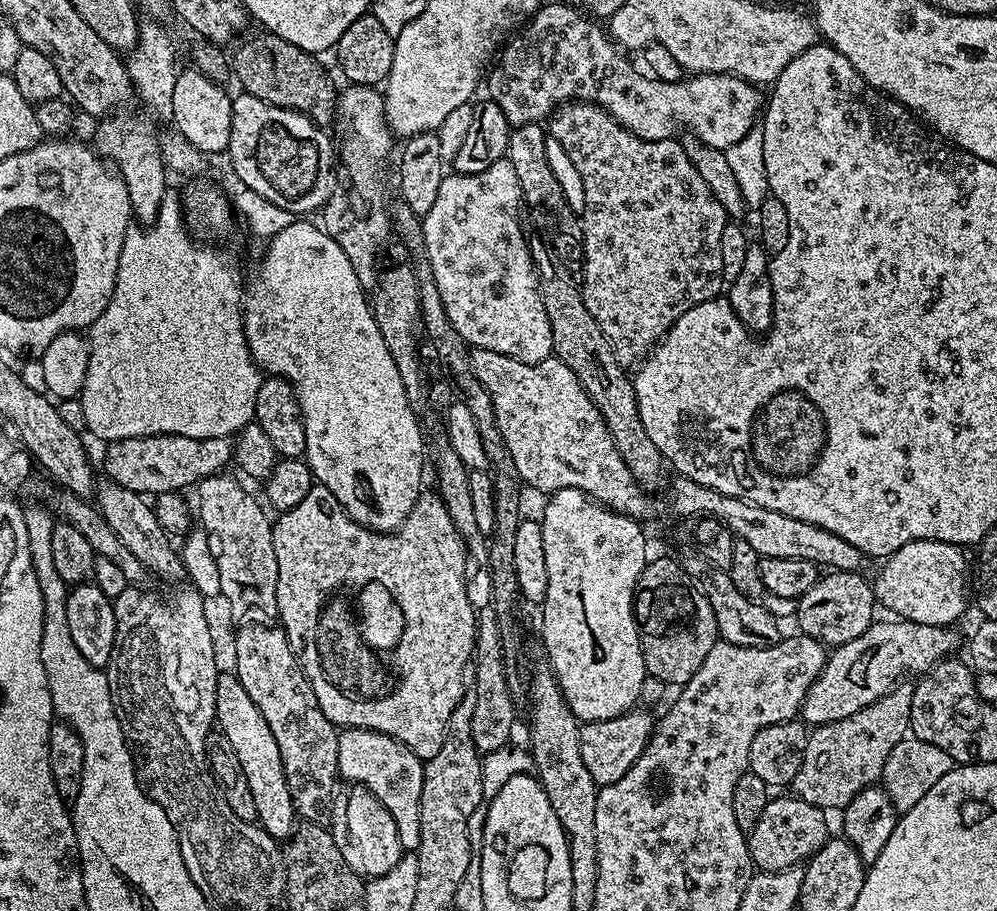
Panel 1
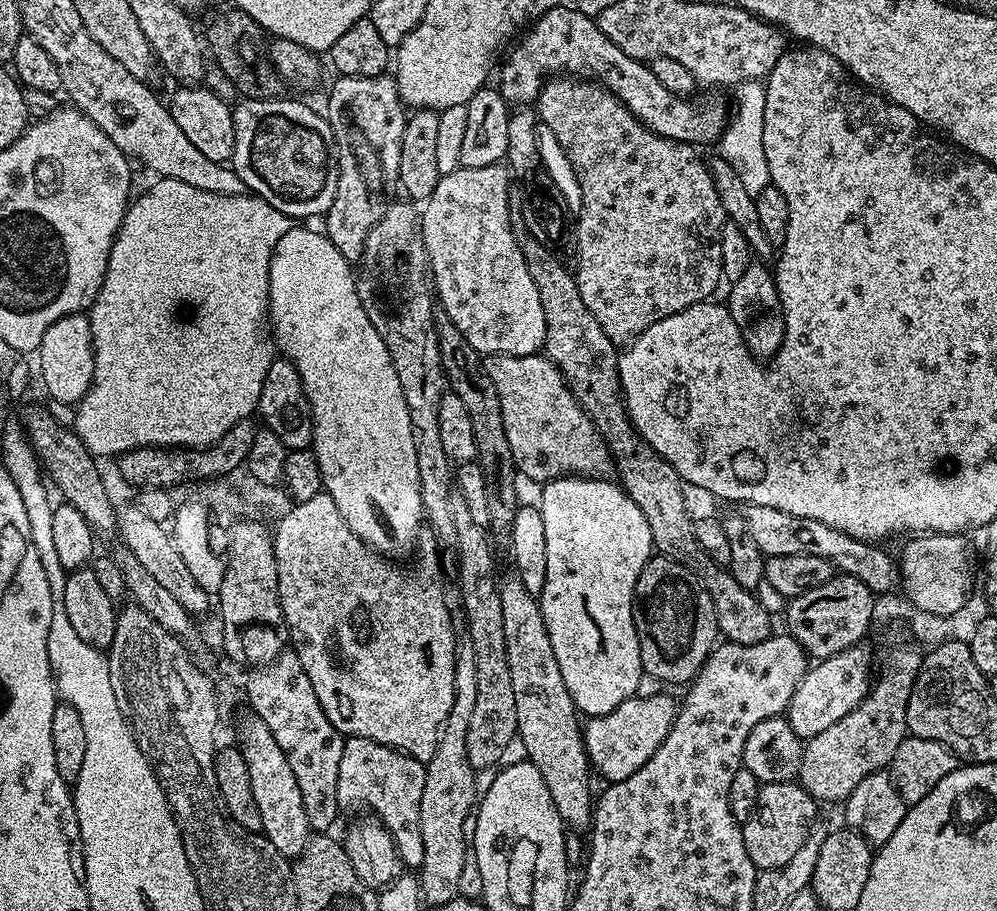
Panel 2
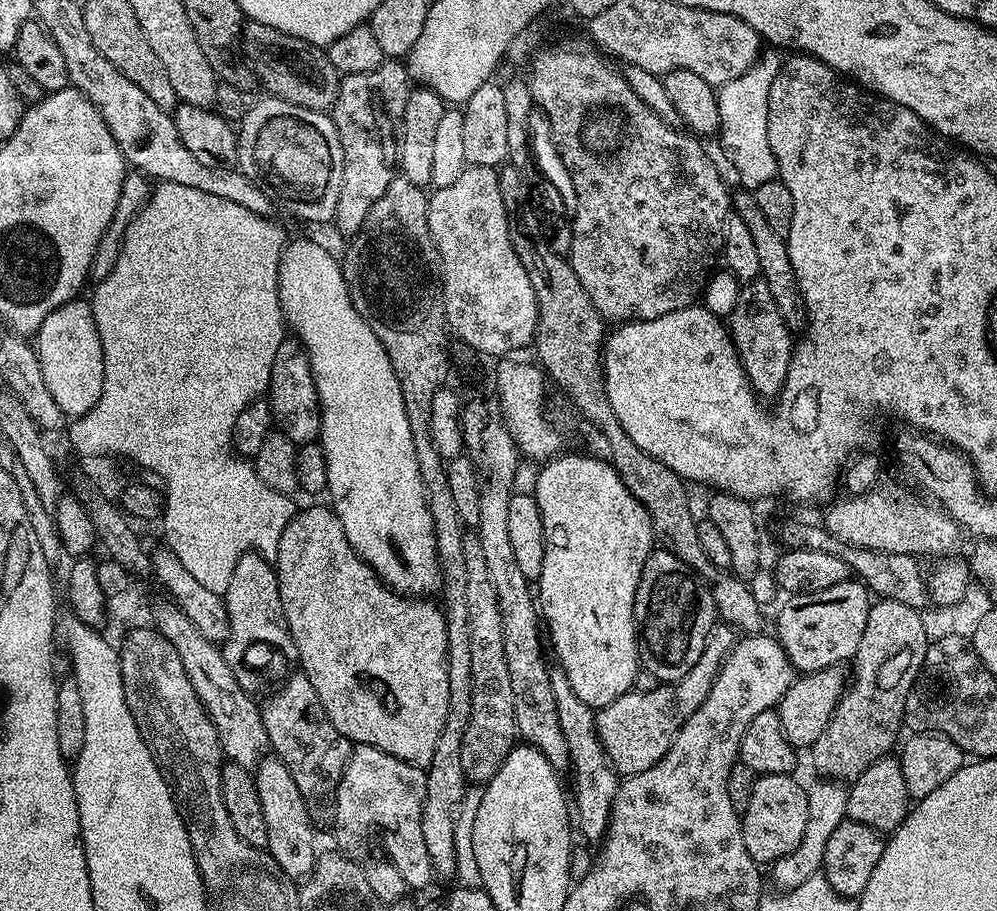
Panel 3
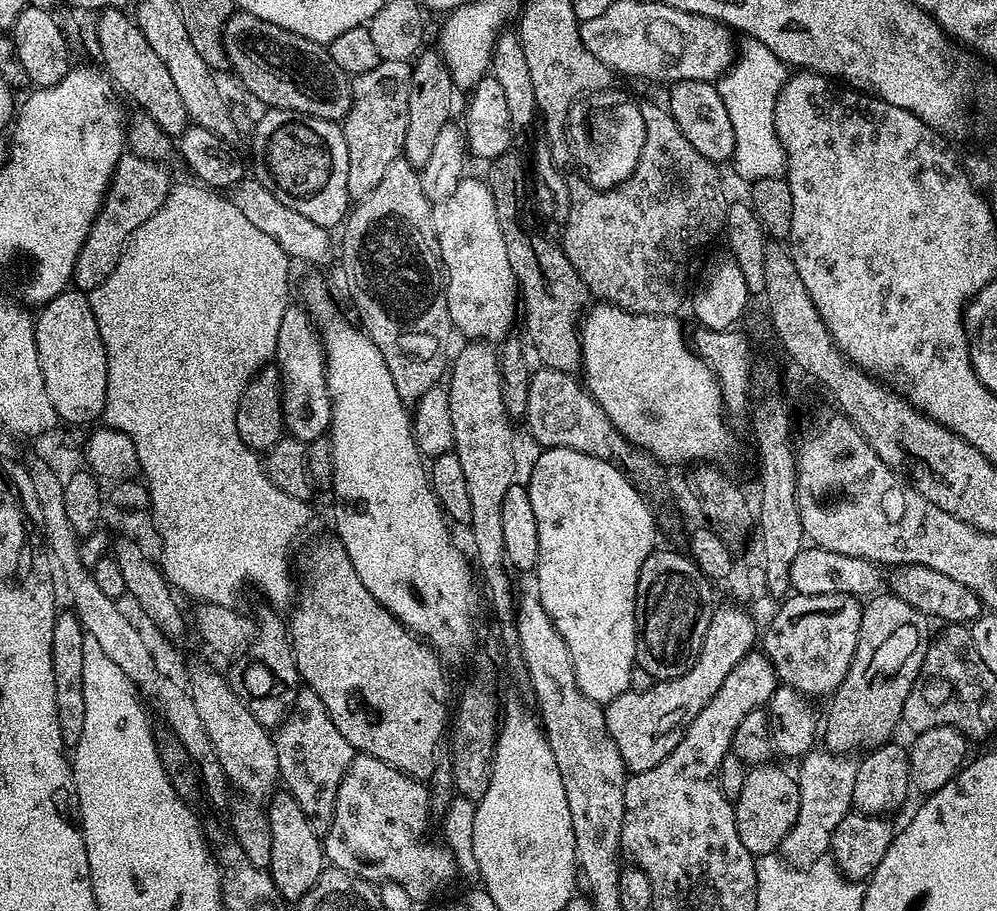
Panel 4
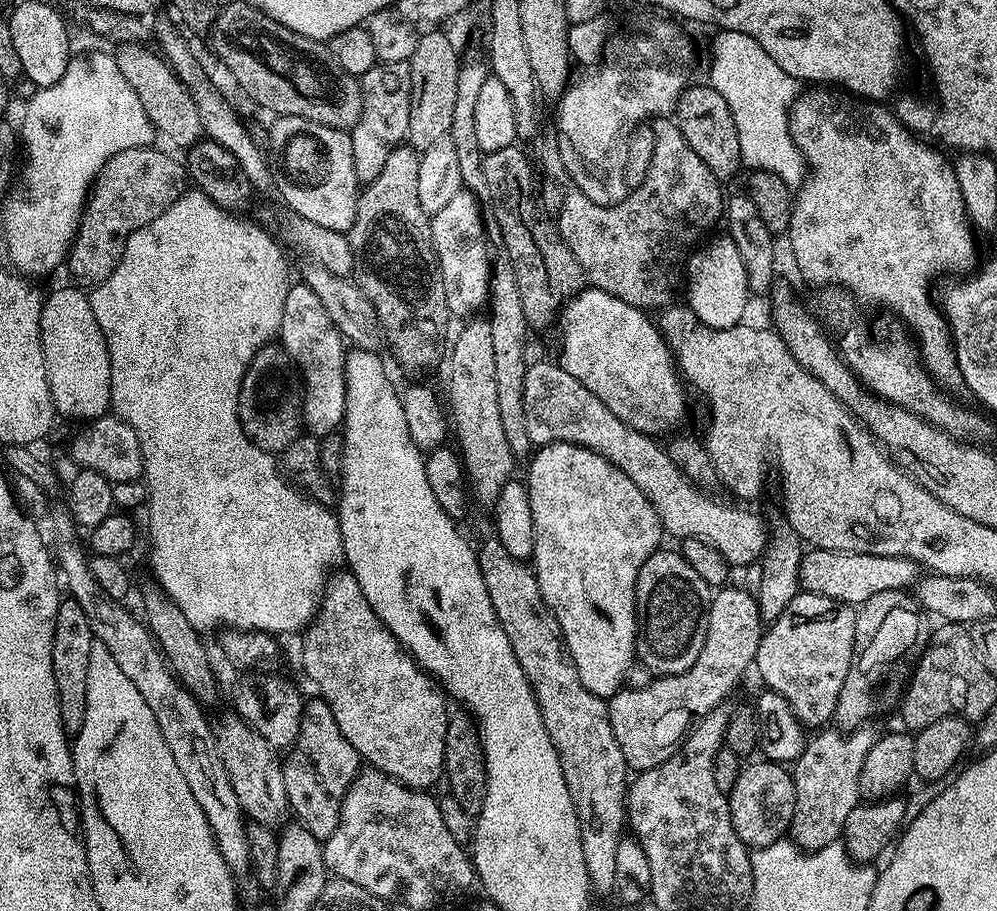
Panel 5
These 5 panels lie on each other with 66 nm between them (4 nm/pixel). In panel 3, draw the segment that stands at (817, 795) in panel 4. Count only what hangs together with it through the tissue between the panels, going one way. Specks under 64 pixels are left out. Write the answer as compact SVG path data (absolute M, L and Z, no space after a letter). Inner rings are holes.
M827 778L819 781L813 788L807 789L808 817L806 818L806 834L802 834L802 842L794 846L790 854L778 858L770 866L772 880L777 884L780 892L789 892L810 877L817 875L823 869L826 842L830 842L830 834L838 830L838 826L846 819L848 814L848 788L843 783Z

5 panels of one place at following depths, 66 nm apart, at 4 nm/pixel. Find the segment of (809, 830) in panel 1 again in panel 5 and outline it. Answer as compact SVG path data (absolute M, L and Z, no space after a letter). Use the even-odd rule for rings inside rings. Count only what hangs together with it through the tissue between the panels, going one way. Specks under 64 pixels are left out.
M763 758L757 764L745 763L738 774L738 782L726 793L730 822L734 822L734 834L742 838L749 849L765 848L789 835L796 809L796 791L792 772L785 765Z

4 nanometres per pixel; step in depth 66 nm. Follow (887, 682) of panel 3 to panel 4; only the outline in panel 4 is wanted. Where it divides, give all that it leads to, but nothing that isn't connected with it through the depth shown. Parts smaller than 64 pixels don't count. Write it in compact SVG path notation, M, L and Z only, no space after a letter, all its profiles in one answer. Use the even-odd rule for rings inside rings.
M873 595L863 605L858 646L850 670L827 701L828 717L822 720L822 744L824 740L823 747L829 752L863 753L889 743L895 737L892 735L896 727L901 727L904 703L926 658L930 643L929 617L914 610L910 602L902 602L902 598L880 595Z

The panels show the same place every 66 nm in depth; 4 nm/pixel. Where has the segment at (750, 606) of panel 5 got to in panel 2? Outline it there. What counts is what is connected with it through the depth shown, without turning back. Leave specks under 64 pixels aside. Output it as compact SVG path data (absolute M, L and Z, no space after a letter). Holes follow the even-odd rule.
M668 694L652 698L631 696L622 706L614 706L610 714L590 716L583 721L584 749L588 755L589 765L605 776L608 784L617 784L630 774L642 770L650 758L654 758L654 750L662 746L666 734L670 734L670 726L674 726L674 718L678 711L677 701L672 701Z

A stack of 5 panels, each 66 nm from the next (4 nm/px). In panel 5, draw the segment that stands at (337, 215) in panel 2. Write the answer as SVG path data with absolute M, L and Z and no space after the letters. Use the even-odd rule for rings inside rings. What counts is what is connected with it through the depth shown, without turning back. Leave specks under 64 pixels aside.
M407 60L377 64L364 76L359 77L362 94L362 114L356 125L350 129L352 137L352 153L354 154L354 170L356 179L361 185L368 184L378 178L382 166L386 166L386 158L395 148L401 147L408 139L410 126L410 66Z

